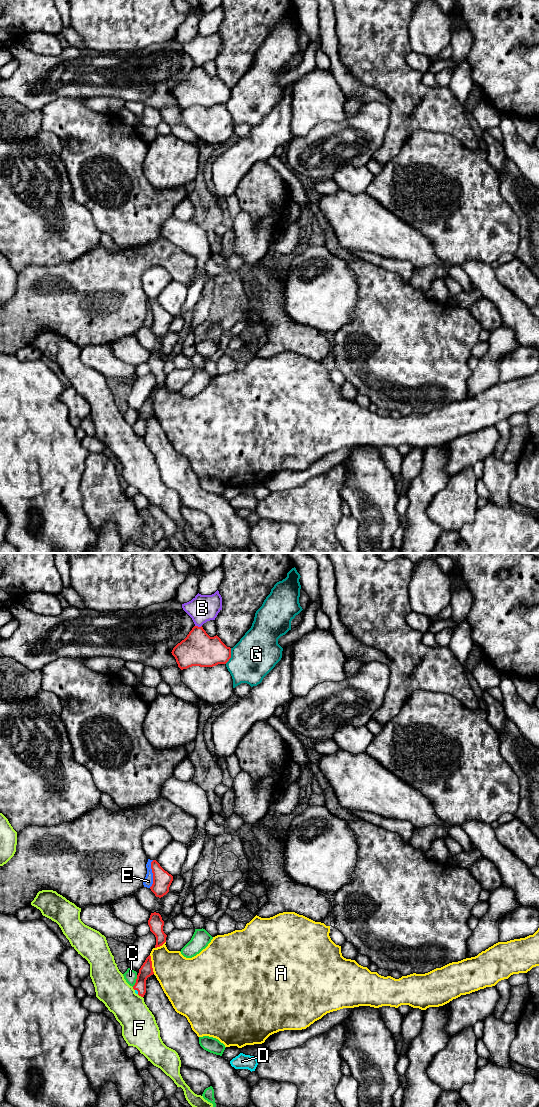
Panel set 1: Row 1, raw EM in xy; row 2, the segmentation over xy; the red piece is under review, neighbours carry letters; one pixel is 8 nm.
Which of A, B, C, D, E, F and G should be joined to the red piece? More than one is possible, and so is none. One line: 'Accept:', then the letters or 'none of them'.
Accept: D

